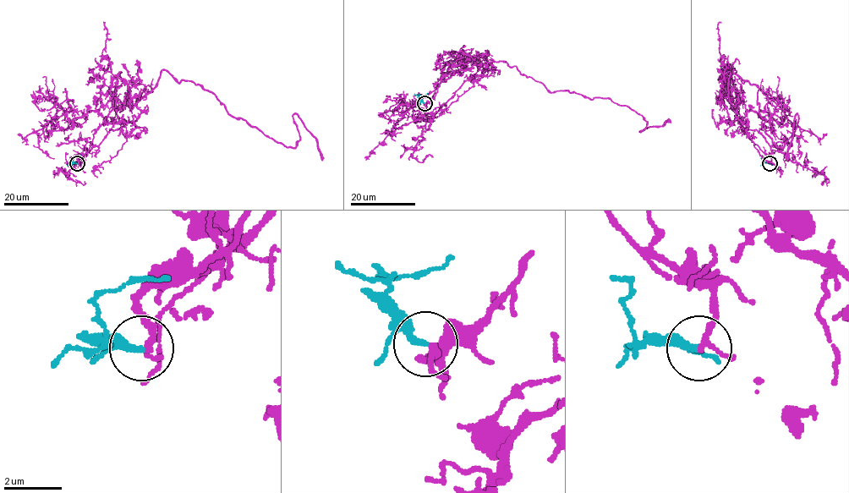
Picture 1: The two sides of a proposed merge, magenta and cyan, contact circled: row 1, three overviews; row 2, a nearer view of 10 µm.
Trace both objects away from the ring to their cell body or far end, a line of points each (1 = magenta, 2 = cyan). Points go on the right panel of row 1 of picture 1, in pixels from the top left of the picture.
1: (769, 163), (730, 101), (733, 70), (758, 89), (764, 131), (778, 147), (798, 115), (786, 160)
2: (769, 163), (763, 162), (759, 155)

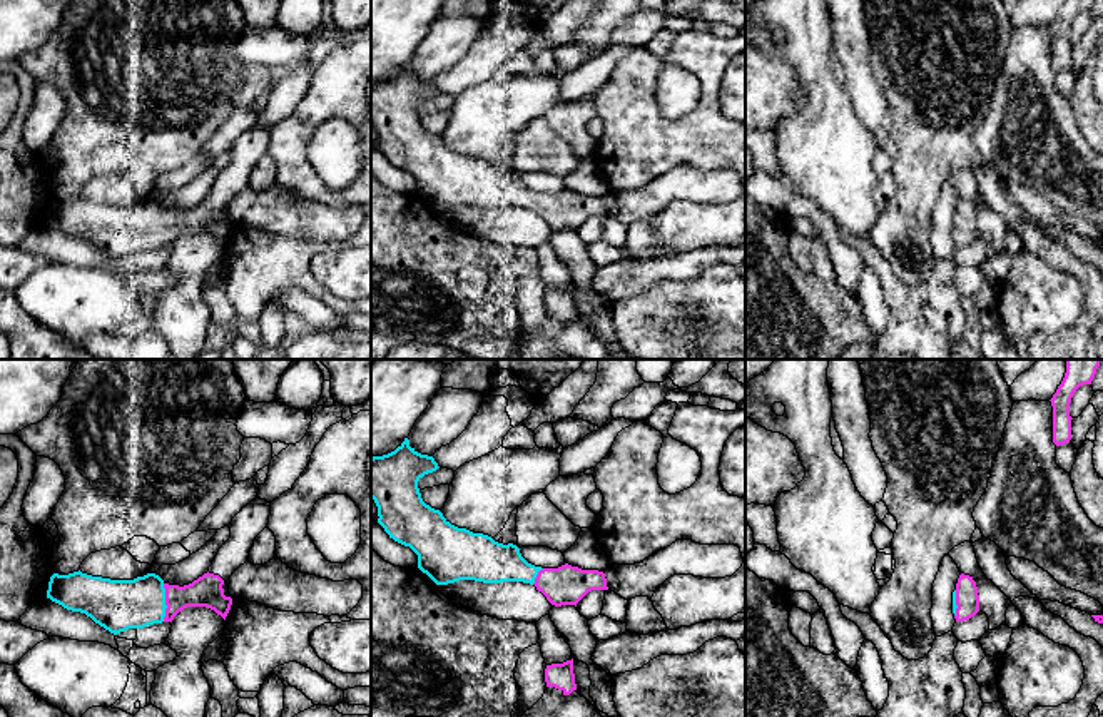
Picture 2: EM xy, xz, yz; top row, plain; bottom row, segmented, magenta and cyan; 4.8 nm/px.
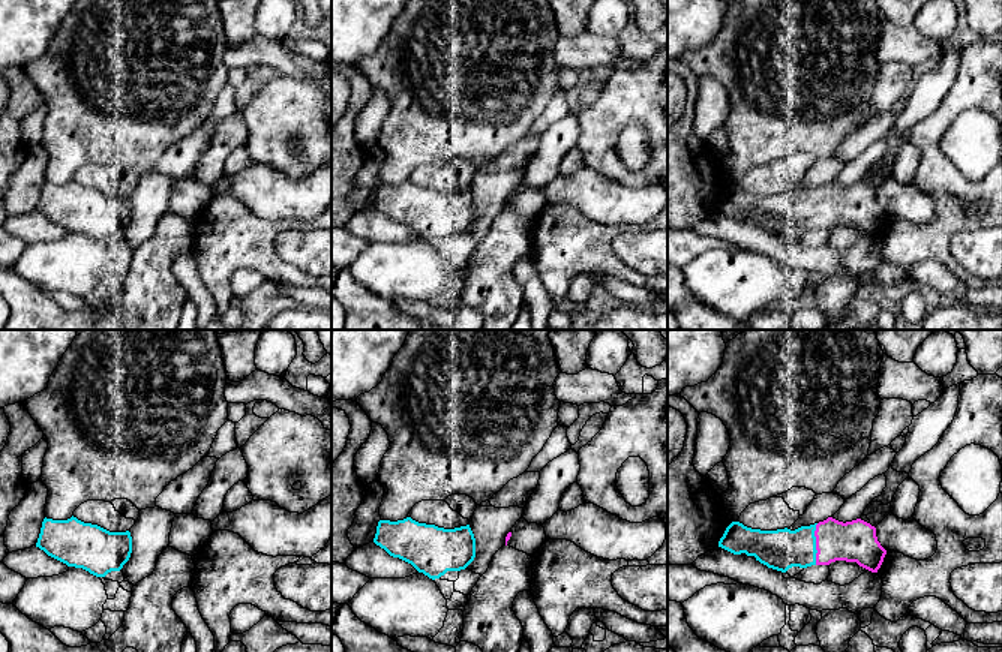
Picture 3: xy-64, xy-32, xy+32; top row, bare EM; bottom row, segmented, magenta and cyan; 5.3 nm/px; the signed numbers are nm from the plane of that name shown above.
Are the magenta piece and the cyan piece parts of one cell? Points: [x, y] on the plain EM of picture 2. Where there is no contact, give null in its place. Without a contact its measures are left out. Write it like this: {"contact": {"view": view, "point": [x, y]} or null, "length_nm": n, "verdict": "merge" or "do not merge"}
{"contact": {"view": "xy", "point": [166, 228]}, "length_nm": 180, "verdict": "merge"}

